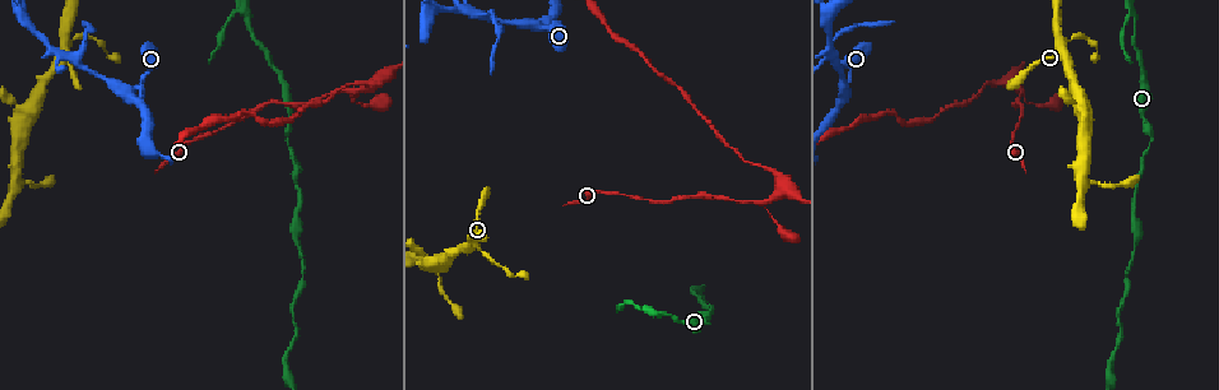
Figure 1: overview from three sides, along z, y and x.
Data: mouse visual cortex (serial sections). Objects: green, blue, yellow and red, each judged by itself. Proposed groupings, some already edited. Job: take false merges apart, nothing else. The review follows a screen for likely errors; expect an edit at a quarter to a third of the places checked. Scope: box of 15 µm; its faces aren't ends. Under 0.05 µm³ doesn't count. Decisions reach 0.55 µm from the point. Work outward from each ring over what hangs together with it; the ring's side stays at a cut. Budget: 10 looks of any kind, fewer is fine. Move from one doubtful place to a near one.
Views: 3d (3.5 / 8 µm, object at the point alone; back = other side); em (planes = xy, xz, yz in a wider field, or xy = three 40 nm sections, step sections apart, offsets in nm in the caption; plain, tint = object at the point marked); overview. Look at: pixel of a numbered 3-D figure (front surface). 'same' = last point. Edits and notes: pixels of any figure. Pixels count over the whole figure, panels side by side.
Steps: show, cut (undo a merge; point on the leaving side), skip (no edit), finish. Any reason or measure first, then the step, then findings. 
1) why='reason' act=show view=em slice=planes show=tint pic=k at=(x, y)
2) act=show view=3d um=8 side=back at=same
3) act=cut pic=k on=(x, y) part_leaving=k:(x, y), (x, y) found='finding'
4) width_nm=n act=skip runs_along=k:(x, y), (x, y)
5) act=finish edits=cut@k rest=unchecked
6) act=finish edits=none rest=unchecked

why='sudden change in width' act=show view=3d um=8 pic=1 at=(20, 111)

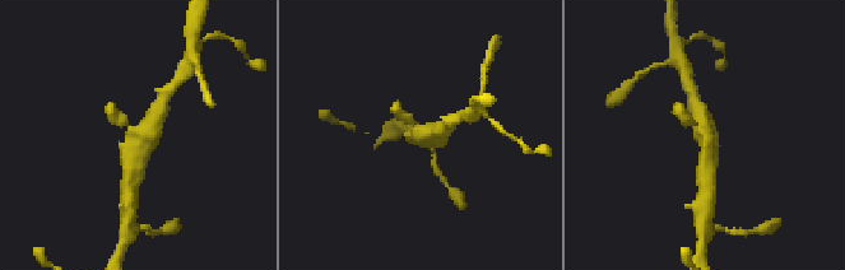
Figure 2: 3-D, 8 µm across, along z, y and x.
why='zoom in' act=show view=3d um=3.5 pic=2 at=(135, 130)

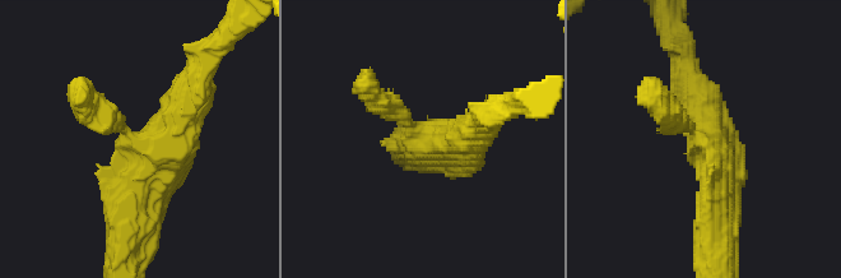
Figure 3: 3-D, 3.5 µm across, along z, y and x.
arms=3 arm_widths_nm=250,400,450 act=show view=em slice=xy step=2 show=tint pic=3 at=(705, 143)

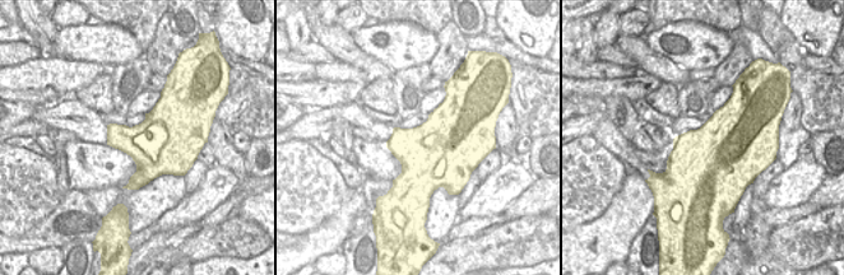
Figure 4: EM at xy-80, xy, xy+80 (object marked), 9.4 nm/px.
width_nm=650 act=skip runs_along=3:(196, 80), (130, 230) found='one cell here'

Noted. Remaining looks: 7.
why='three arms meet' act=show view=3d um=3.5 pic=1 at=(1132, 9)

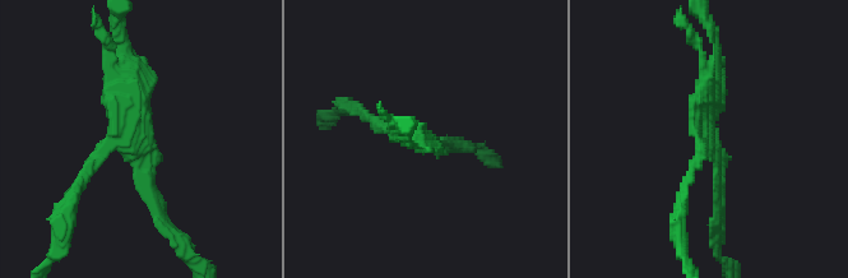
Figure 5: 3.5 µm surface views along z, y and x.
act=show view=em slice=xy step=2 show=tint pic=5 at=(138, 149)

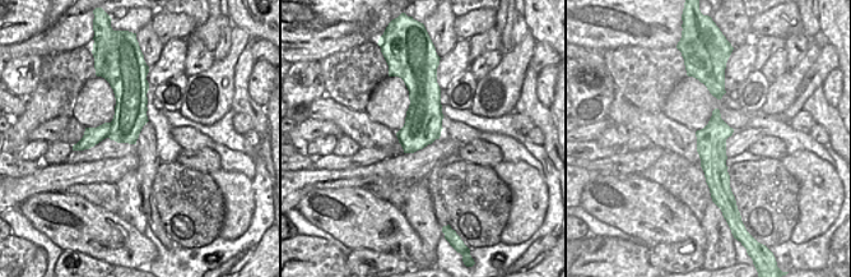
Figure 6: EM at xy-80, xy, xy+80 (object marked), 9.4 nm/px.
arm_widths_nm=150,150,250 act=cut pic=5 on=(84, 177) part_leaving=5:(116, 144), (77, 182), (58, 249) found='two cells meet here'

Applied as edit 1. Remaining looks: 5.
act=show view=overview

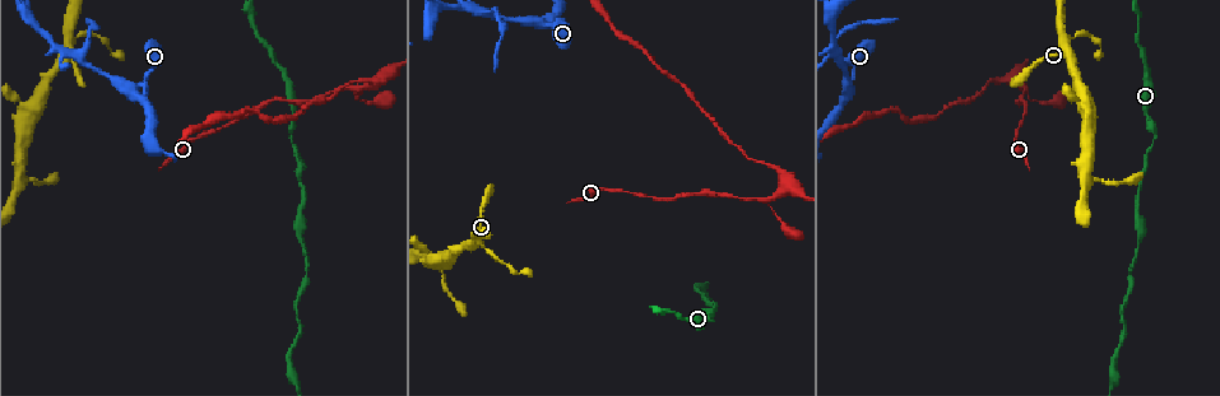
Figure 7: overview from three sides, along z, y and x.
why='three-way junction' act=show view=3d um=3.5 pic=7 at=(1024, 85)

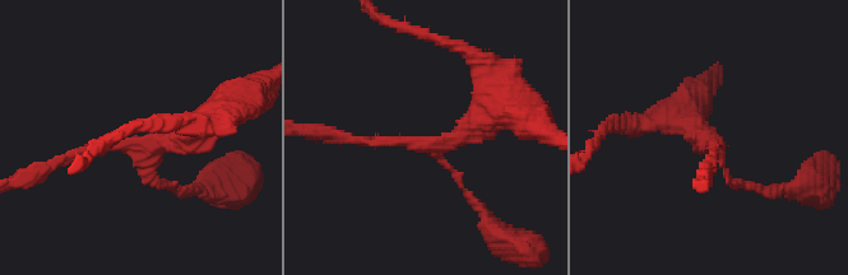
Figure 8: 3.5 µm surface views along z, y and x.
arms=3 arm_widths_nm=100,100,300 why='now the EM' act=show view=em slice=xy step=1 show=tint pic=8 at=(132, 139)

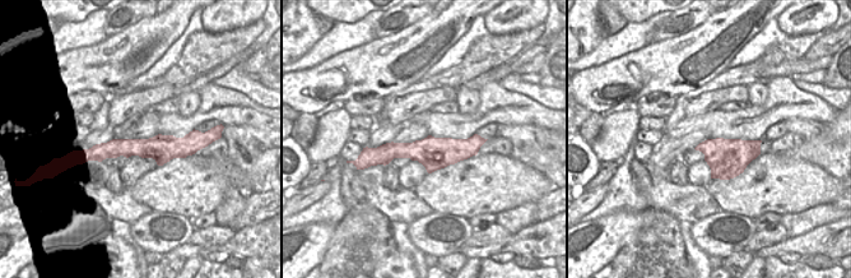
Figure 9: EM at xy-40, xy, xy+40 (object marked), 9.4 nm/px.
act=skip runs_along=8:(55, 164), (200, 122) found='one cell here'

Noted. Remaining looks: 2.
why='four or more arms meet' act=show view=3d um=8 pic=7 at=(840, 55)

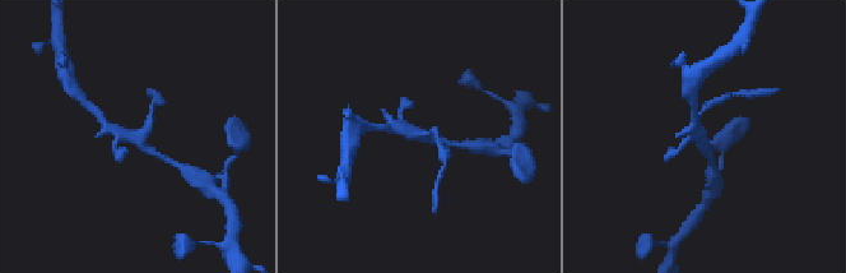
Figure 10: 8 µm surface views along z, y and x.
arms=4 arm_widths_nm=200,200,200,300 act=show view=em slice=xy step=3 show=tint pic=10 at=(423, 135)

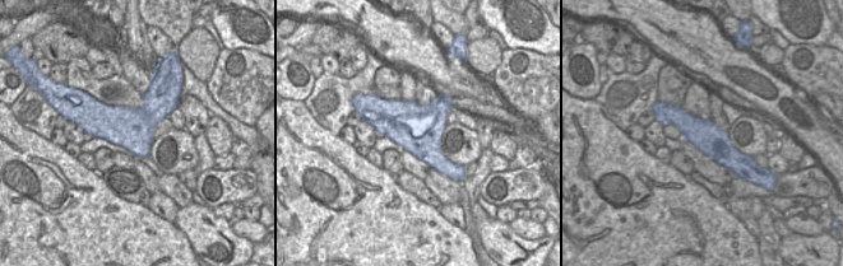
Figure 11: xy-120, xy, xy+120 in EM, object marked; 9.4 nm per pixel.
width_nm=460 act=skip runs_along=10:(167, 160), (107, 124) found='one cell here'

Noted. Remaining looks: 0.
act=finish edits=cut@5 rest=unchecked

